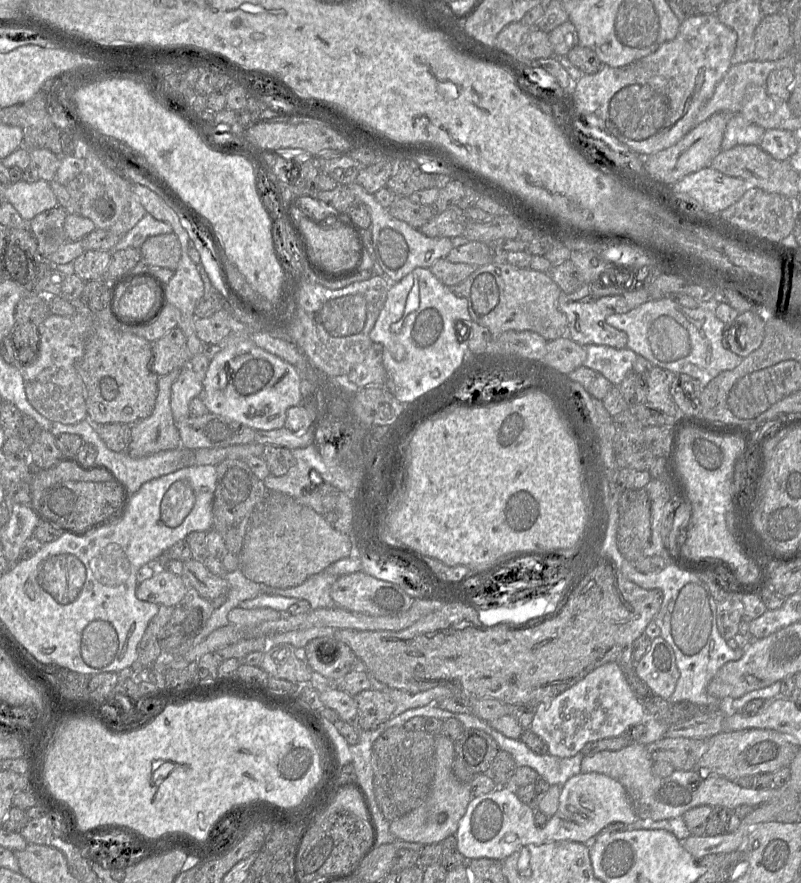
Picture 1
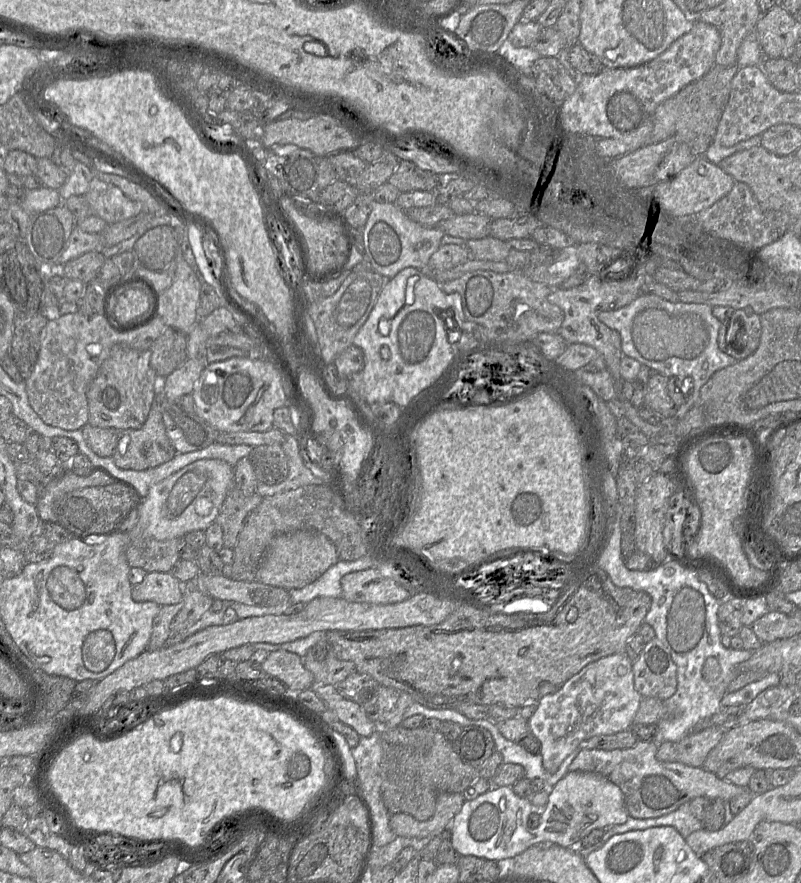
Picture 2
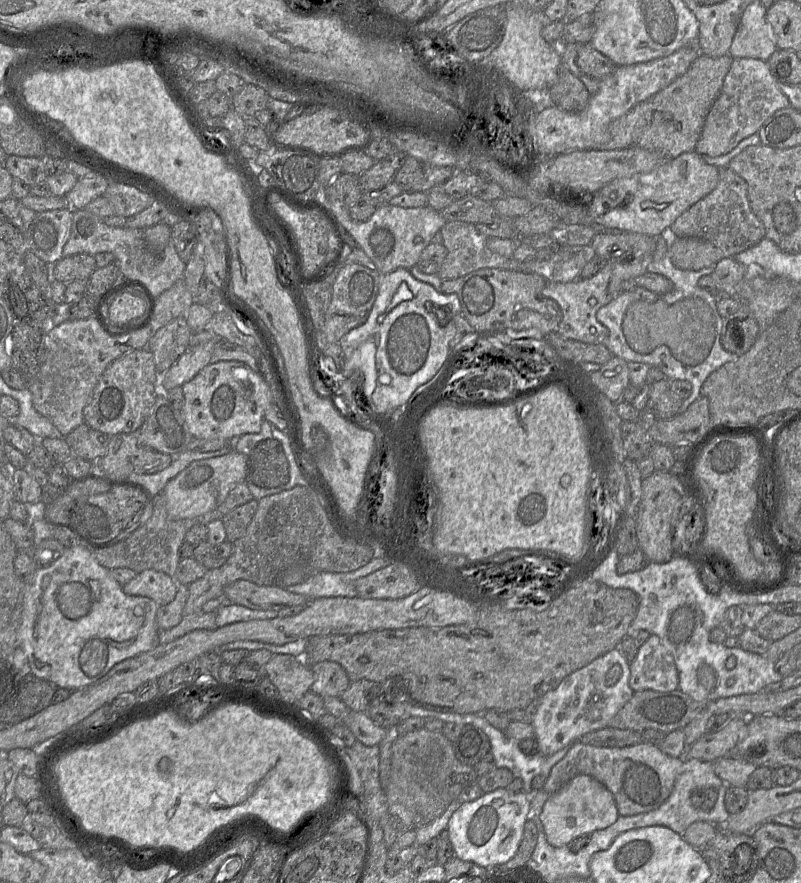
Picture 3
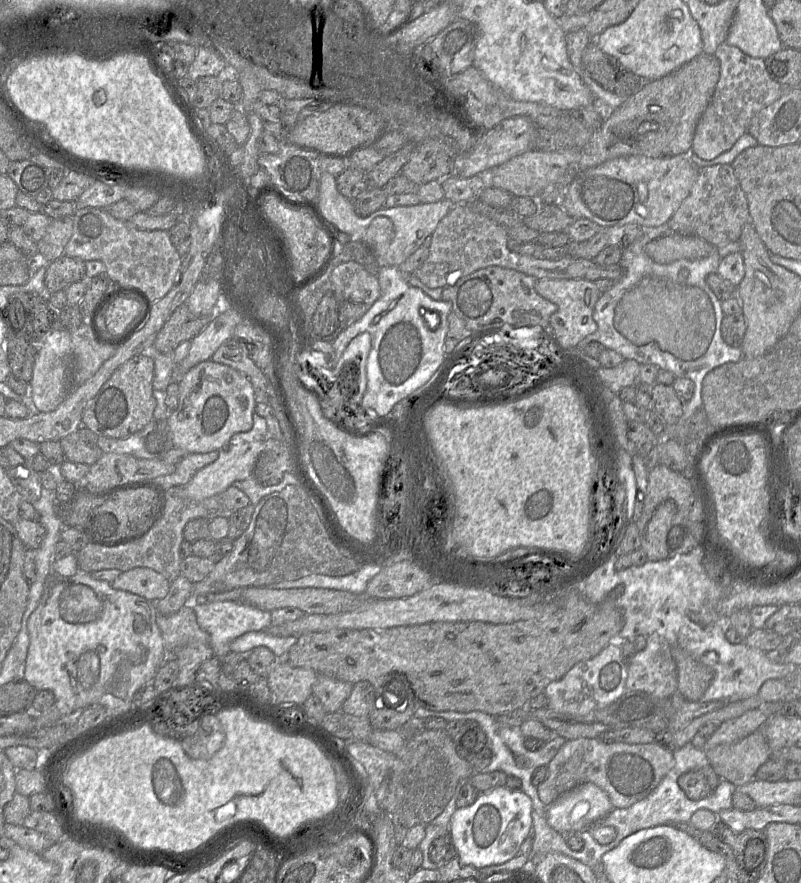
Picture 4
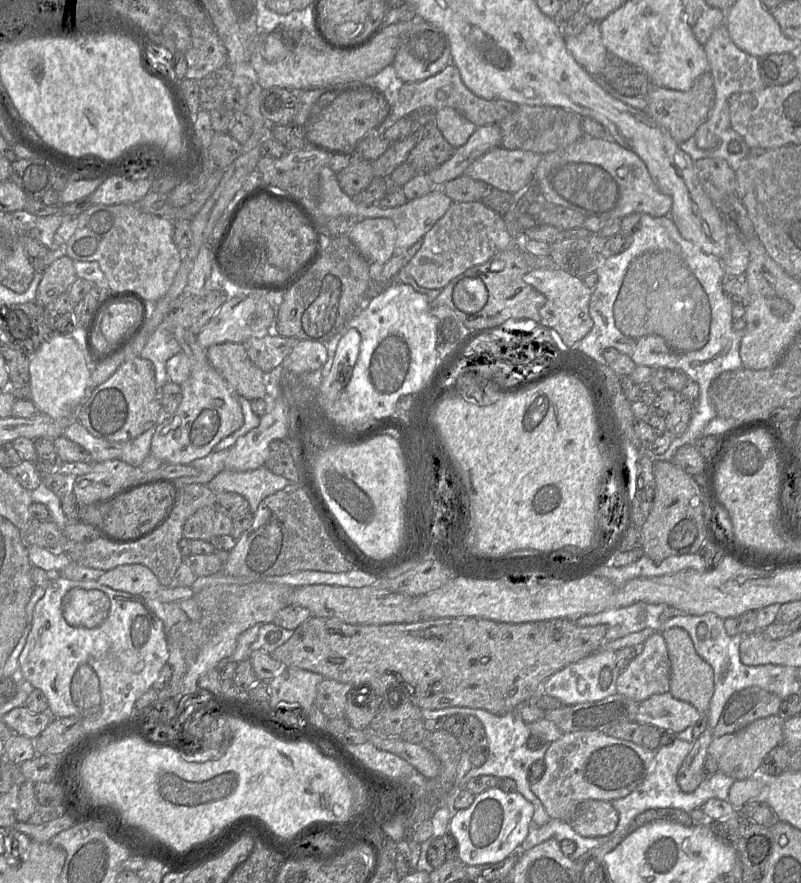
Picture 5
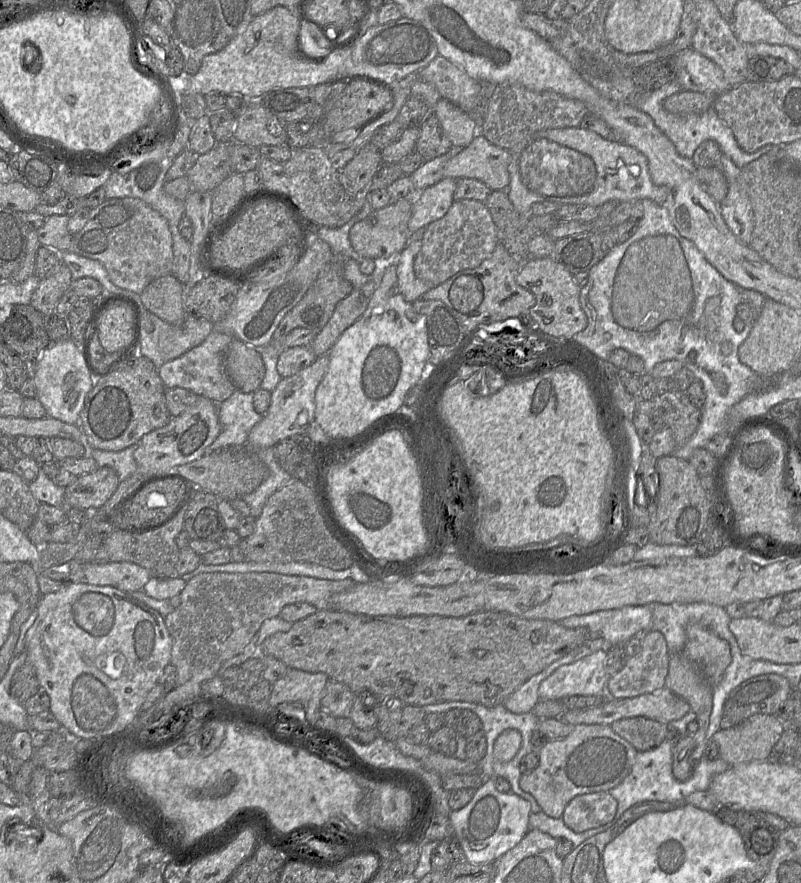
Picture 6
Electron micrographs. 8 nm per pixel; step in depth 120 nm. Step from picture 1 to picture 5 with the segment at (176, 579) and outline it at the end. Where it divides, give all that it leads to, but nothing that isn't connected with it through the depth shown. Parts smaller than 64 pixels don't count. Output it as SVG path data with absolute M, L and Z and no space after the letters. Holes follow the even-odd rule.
M125 564L105 571L98 583L130 594L151 593L161 586L154 573L141 564Z

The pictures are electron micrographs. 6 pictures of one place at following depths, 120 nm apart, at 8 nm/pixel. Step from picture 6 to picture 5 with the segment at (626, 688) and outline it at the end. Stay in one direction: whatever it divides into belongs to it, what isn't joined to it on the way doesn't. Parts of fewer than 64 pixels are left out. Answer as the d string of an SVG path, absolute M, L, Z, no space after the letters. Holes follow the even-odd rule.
M655 632L644 642L642 652L635 656L623 671L620 671L616 682L617 693L641 703L653 695L669 691L670 673L666 642L661 633Z

